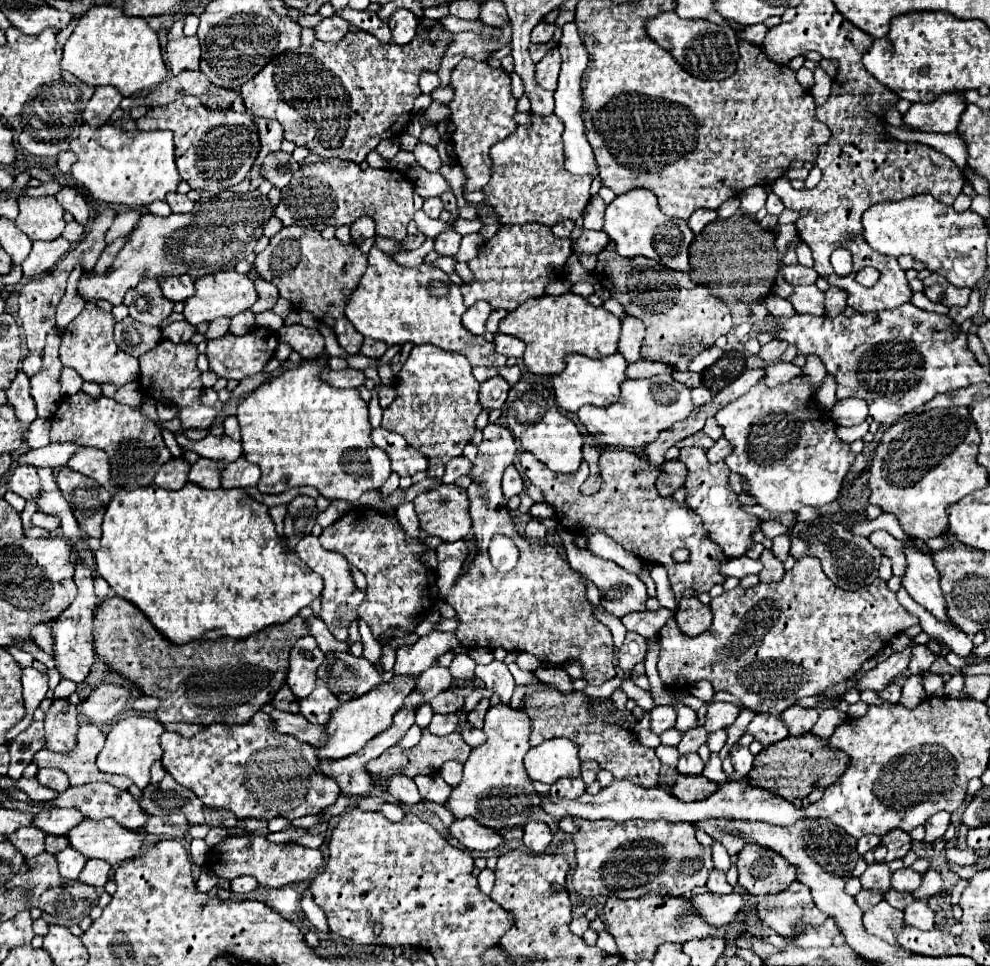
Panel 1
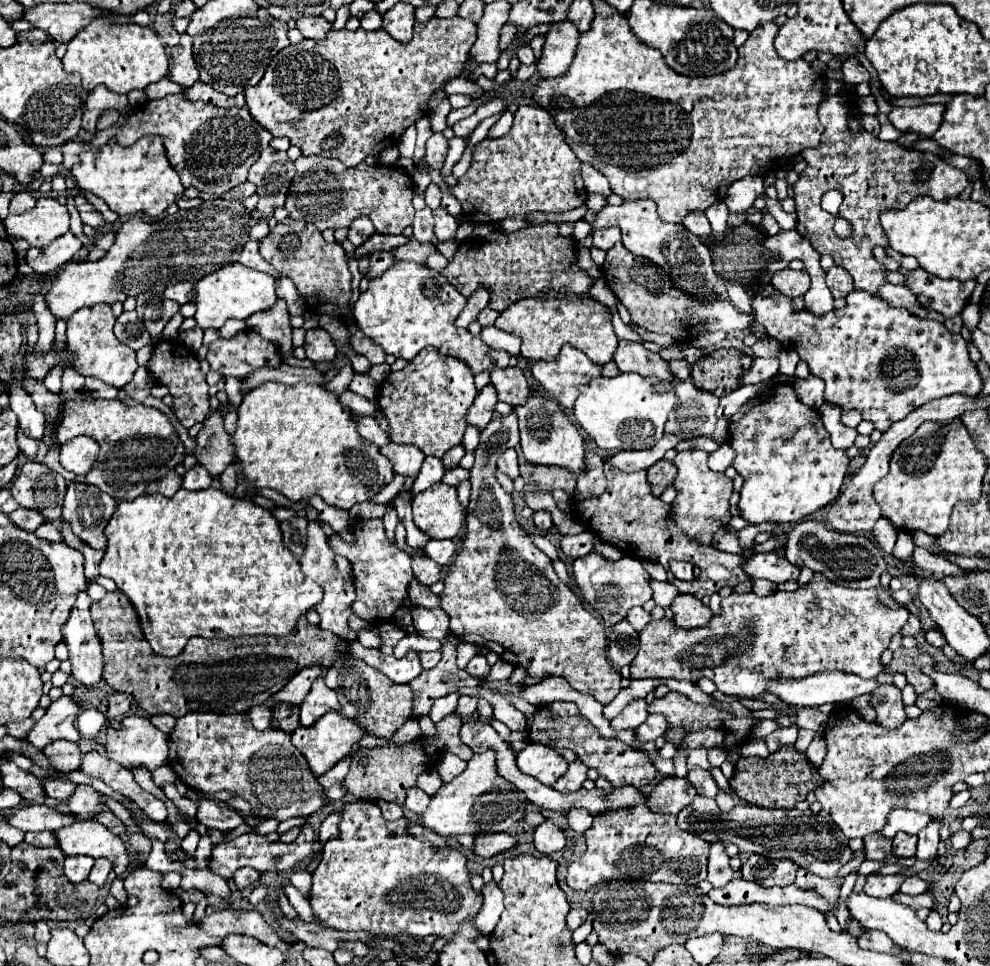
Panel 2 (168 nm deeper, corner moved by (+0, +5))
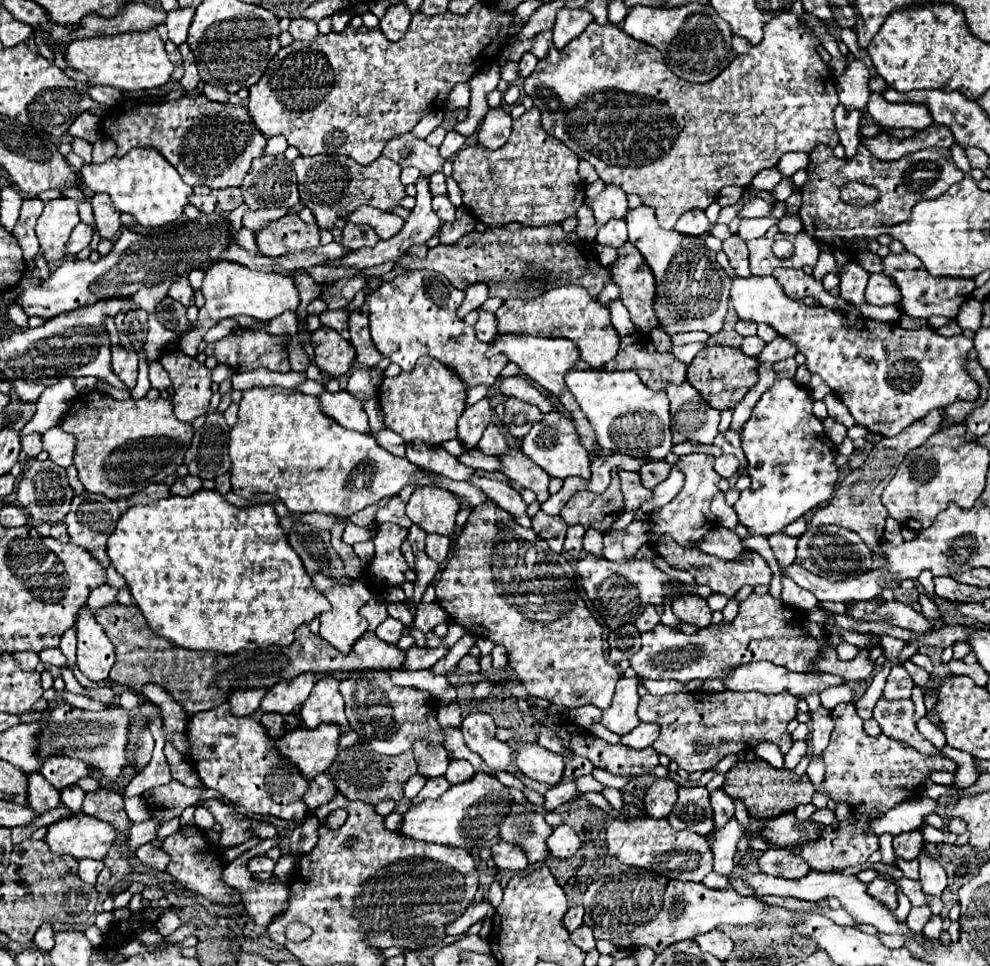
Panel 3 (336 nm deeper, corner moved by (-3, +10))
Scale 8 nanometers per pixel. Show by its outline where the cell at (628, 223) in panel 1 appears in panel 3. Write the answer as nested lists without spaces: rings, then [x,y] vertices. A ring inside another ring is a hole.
[[[639,206],[635,210],[629,210],[625,218],[629,226],[629,242],[643,254],[647,266],[651,268],[655,276],[655,314],[659,316],[661,328],[669,334],[675,336],[679,332],[691,332],[691,330],[703,330],[707,334],[717,334],[723,328],[725,316],[727,316],[727,306],[729,306],[729,288],[731,288],[731,278],[729,274],[717,264],[715,252],[711,252],[705,246],[703,236],[683,236],[675,230],[663,230],[657,224],[655,212],[647,206]]]

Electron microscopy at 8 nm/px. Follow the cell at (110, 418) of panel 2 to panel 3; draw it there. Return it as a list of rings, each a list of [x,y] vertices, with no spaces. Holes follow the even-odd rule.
[[[133,398],[125,402],[115,400],[113,410],[105,410],[103,414],[91,416],[91,418],[71,418],[71,420],[63,418],[59,426],[61,430],[73,434],[77,440],[73,466],[77,468],[79,480],[85,486],[85,490],[93,494],[103,494],[111,500],[129,498],[131,494],[143,490],[147,484],[159,484],[163,482],[165,476],[171,476],[183,464],[183,456],[193,438],[193,426],[177,420],[173,414],[171,400],[165,400],[165,398],[159,398],[153,402],[133,400]]]

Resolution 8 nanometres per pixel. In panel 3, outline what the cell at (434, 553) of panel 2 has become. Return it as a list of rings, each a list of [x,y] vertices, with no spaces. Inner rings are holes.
[[[429,534],[425,540],[425,552],[431,560],[435,560],[437,564],[445,562],[447,554],[449,554],[449,538],[447,536],[439,536],[439,534]]]

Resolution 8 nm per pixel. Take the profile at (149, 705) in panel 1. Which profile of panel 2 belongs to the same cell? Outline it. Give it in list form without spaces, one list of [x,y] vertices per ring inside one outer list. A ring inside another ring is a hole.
[[[114,693],[114,695],[110,695],[110,699],[108,699],[108,717],[116,719],[116,717],[126,715],[128,709],[132,707],[132,703],[134,703],[132,695],[126,695],[126,693]]]

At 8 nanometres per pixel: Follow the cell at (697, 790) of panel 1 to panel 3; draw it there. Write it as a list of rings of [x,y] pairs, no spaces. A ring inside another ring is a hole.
[[[657,778],[643,798],[643,808],[651,818],[667,818],[677,800],[677,782]]]

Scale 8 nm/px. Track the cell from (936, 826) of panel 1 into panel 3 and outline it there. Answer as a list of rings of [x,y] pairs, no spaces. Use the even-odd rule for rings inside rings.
[[[921,852],[917,860],[921,864],[921,878],[919,880],[923,884],[923,892],[929,896],[941,896],[945,886],[947,886],[945,870],[939,866],[939,862],[935,862],[925,852]]]

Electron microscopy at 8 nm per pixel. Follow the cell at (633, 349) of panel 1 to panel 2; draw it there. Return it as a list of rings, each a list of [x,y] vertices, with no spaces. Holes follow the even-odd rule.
[[[620,341],[614,353],[614,361],[622,373],[634,371],[634,373],[640,373],[642,377],[660,377],[668,381],[674,379],[672,373],[668,371],[668,363],[662,361],[658,355],[654,355],[640,343]]]

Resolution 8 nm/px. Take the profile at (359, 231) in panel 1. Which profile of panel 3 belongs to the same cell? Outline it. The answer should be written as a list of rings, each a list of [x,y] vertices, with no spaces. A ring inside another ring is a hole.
[[[347,222],[343,226],[343,238],[341,238],[341,244],[345,248],[363,248],[363,246],[369,246],[373,248],[377,244],[379,236],[375,234],[375,230],[371,226],[365,226],[365,224],[351,224]]]

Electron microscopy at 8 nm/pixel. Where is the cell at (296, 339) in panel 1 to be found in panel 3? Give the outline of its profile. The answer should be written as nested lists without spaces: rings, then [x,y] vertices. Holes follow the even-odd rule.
[[[321,326],[311,334],[311,346],[315,348],[315,364],[331,378],[347,374],[355,360],[355,348],[341,338],[333,328]]]

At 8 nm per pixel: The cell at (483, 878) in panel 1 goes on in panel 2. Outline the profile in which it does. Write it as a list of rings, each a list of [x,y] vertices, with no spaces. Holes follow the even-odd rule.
[[[494,879],[484,883],[482,895],[484,895],[484,905],[476,917],[476,929],[482,931],[484,935],[490,935],[504,911],[504,905],[502,905],[504,897],[502,897],[502,891]]]

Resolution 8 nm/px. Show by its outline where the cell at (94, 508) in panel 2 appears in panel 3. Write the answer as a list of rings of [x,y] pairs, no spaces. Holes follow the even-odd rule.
[[[75,496],[71,502],[71,512],[65,516],[65,526],[71,544],[85,548],[103,566],[109,566],[109,556],[105,552],[107,536],[115,532],[115,520],[121,512],[115,500],[103,498],[103,502],[91,502],[87,496]]]

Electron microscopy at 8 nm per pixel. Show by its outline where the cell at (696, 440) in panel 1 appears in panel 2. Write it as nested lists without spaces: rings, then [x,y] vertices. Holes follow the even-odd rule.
[[[692,437],[692,439],[680,441],[676,445],[676,451],[686,451],[686,449],[702,449],[706,453],[712,453],[718,449],[718,443],[712,437]]]

